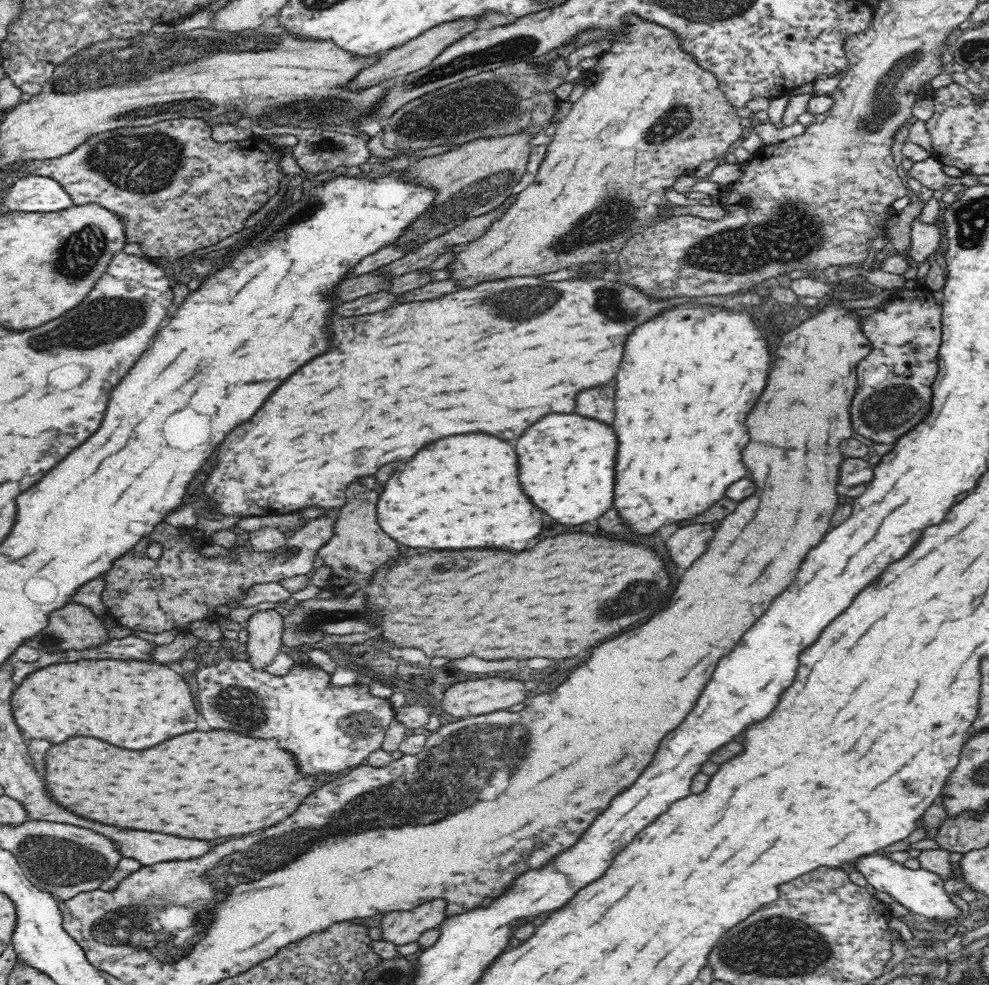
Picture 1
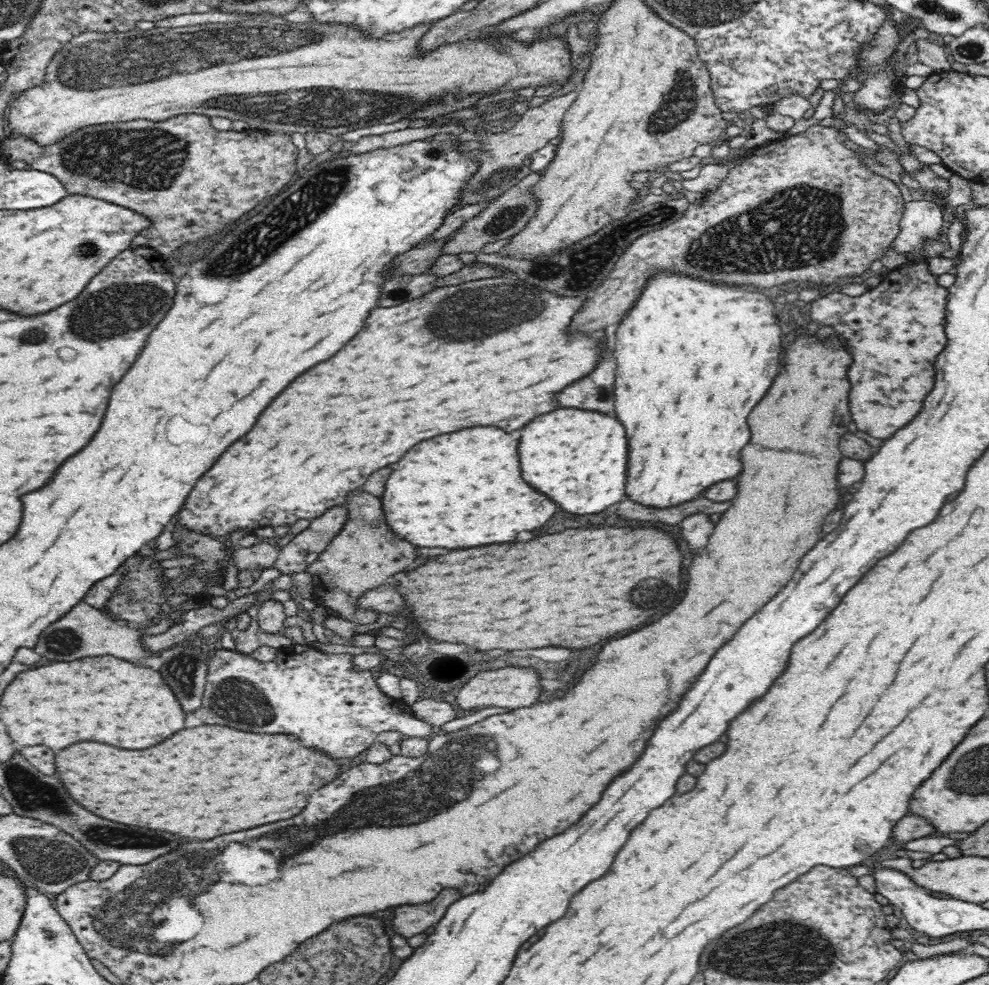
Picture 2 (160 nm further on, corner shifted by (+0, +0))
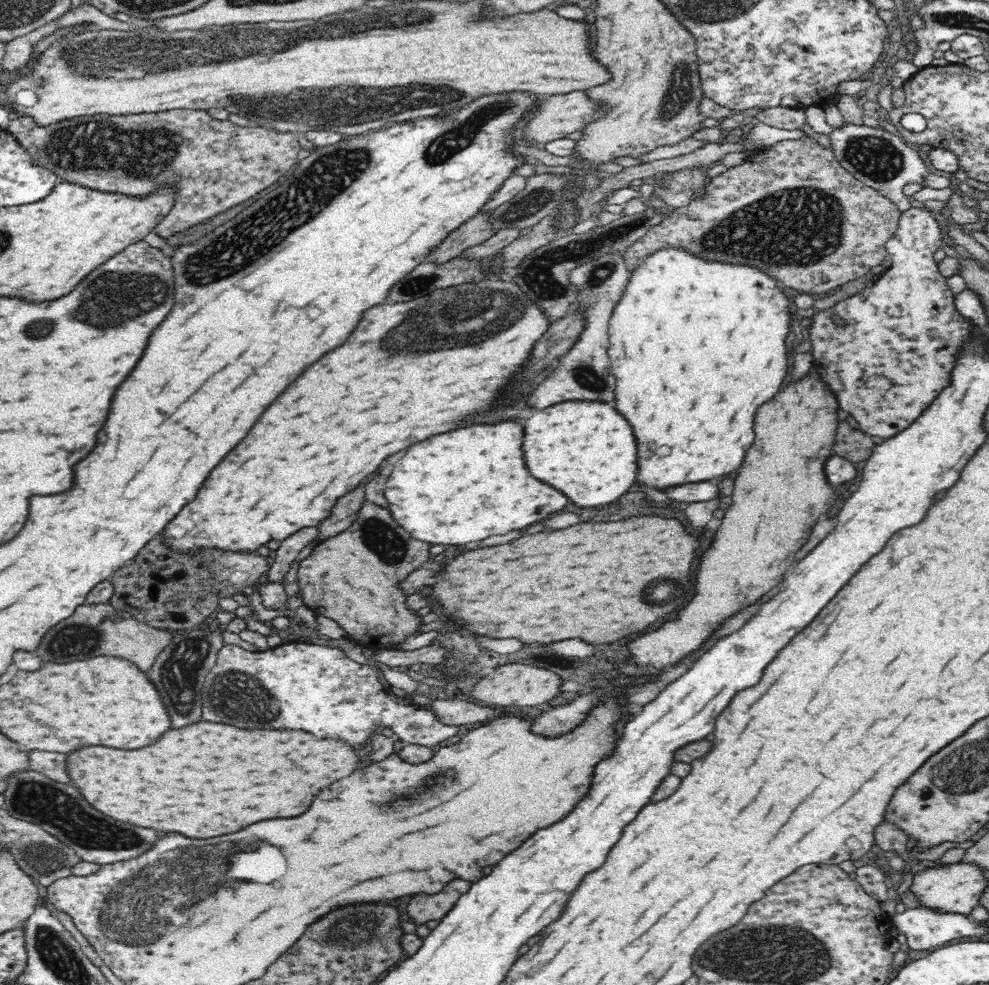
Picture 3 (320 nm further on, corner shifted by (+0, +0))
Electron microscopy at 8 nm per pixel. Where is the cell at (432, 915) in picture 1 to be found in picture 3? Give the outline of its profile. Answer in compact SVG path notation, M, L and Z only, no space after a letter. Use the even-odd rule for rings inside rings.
M452 880L440 892L436 894L416 894L410 902L406 911L410 915L411 920L416 924L424 924L428 920L440 920L444 915L448 914L456 902L460 900L460 896L466 894L472 886L472 882L468 880Z

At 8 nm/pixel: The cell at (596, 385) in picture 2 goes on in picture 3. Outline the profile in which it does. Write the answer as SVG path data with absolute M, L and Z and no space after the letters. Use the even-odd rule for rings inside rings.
M615 247L612 250L595 250L588 258L584 257L584 262L580 262L580 266L576 266L567 274L568 286L570 290L574 290L574 302L570 302L568 310L580 313L580 317L584 319L584 328L572 350L564 354L558 366L528 394L528 406L544 410L566 400L604 400L612 402L614 406L616 382L610 374L608 362L608 324L612 310L620 300L623 287L628 284L630 276L623 254L624 251L616 250Z

